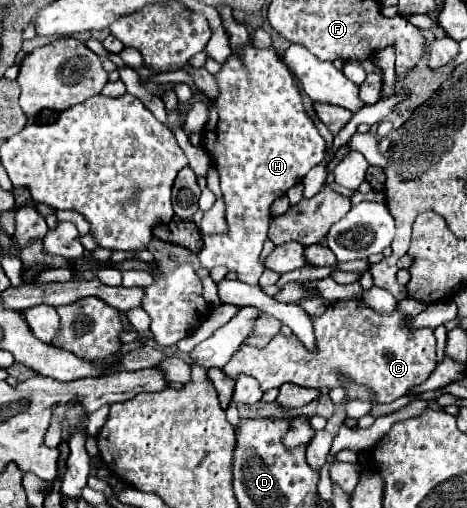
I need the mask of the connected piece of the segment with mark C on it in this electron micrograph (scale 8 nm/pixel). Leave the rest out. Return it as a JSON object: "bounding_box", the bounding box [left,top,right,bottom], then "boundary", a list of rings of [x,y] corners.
{"bounding_box":[223,298,437,404],"boundary":[[[357,298],[335,302],[335,304],[329,304],[321,316],[311,316],[313,330],[315,330],[315,352],[303,348],[303,344],[297,336],[285,338],[283,334],[279,334],[263,348],[241,344],[241,348],[235,352],[235,356],[231,356],[231,360],[223,366],[223,372],[231,380],[237,380],[241,374],[253,376],[259,382],[259,386],[263,388],[263,392],[267,392],[271,388],[281,388],[285,382],[291,382],[291,384],[297,384],[303,388],[317,388],[317,390],[337,388],[337,386],[343,386],[339,378],[347,376],[355,384],[369,388],[375,396],[375,402],[387,404],[387,402],[393,402],[393,400],[405,396],[411,388],[423,384],[437,366],[437,342],[435,342],[433,330],[421,328],[419,332],[415,332],[413,328],[407,328],[403,324],[403,320],[405,320],[405,314],[399,312],[399,308],[395,308],[393,312],[381,314]]]}

